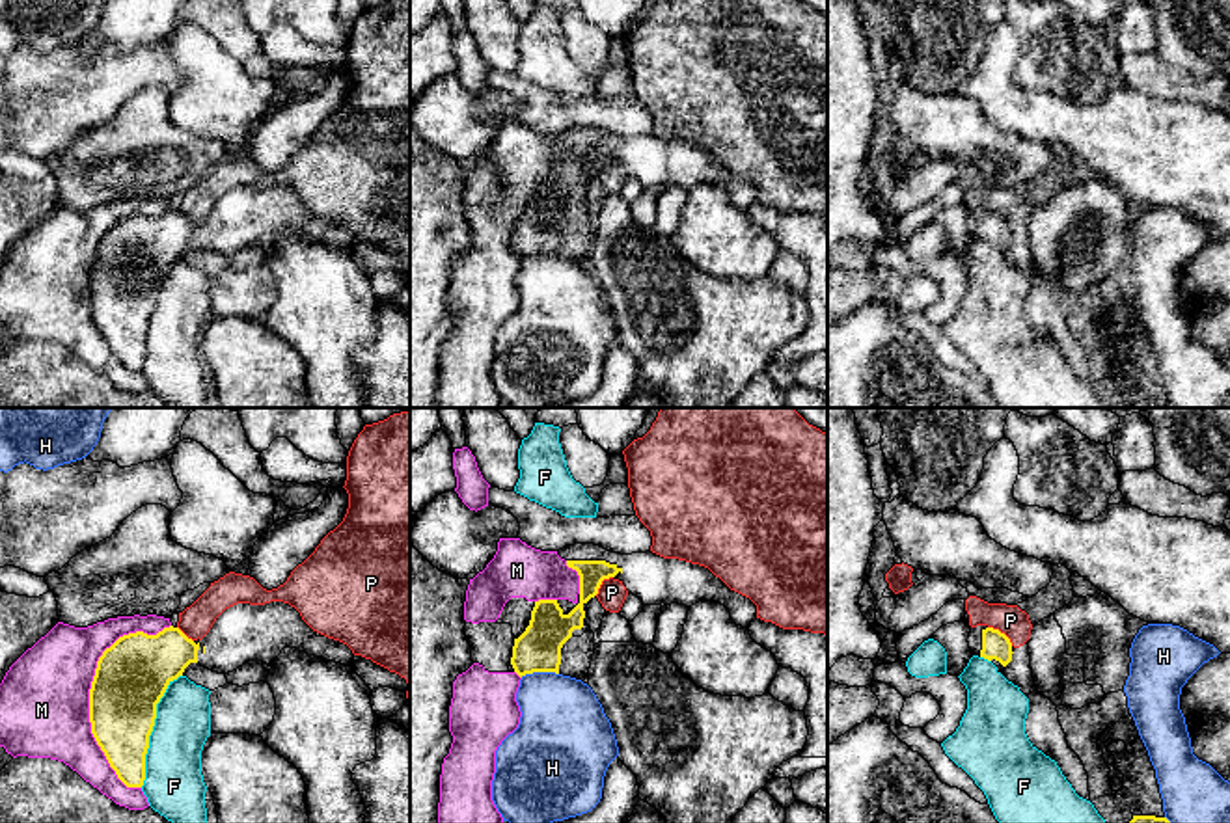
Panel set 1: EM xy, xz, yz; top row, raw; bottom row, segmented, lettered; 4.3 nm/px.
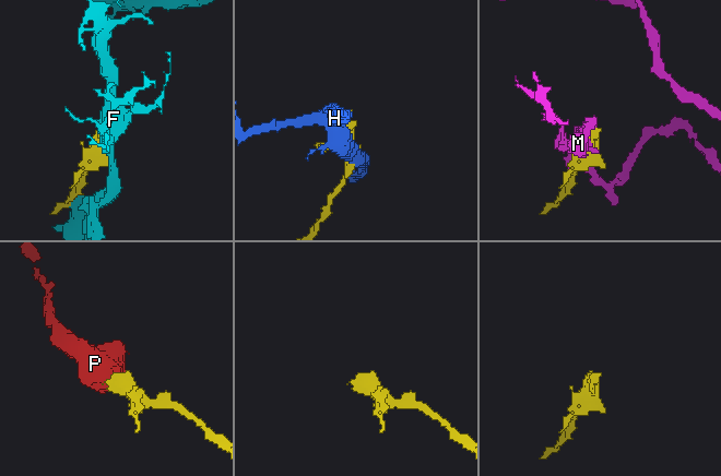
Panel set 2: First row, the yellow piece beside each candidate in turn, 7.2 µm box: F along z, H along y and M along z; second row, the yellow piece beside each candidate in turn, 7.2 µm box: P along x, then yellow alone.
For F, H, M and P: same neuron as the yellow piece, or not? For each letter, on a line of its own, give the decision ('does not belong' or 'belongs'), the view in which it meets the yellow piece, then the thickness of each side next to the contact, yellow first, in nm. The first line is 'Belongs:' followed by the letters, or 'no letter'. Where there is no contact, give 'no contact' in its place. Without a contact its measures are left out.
Belongs: no letter
F: does not belong | xy | 320/260 nm
H: does not belong | xz | 190/360 nm
M: does not belong | xy | 320/380 nm
P: does not belong | yz | 120/130 nm

